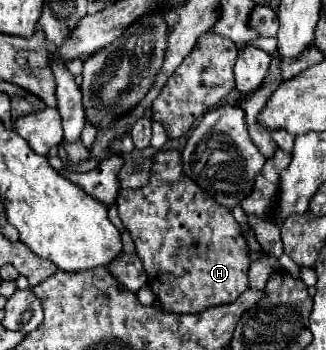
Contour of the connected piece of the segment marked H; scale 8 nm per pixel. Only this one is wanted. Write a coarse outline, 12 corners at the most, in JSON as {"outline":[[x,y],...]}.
{"outline":[[159,151],[119,217],[161,311],[235,303],[249,245]]}

